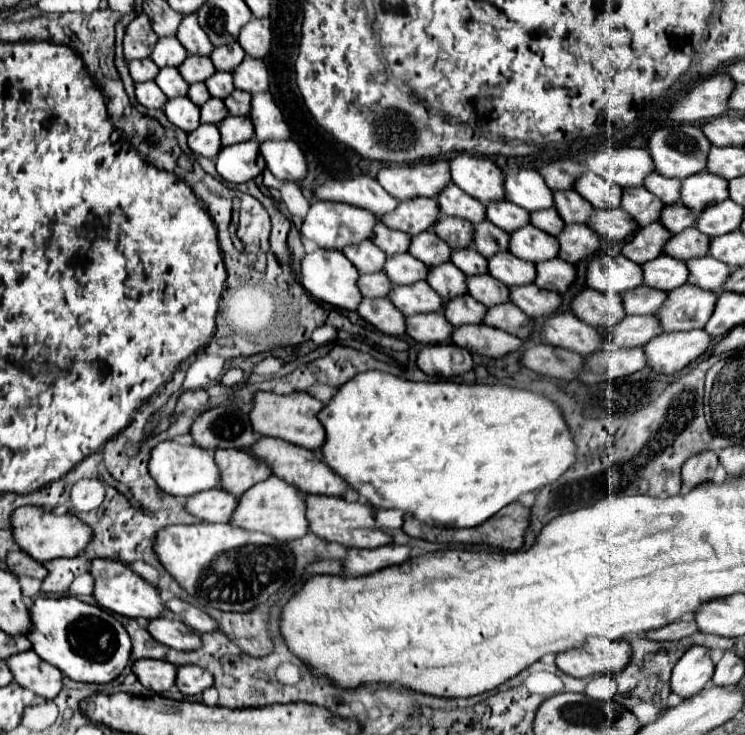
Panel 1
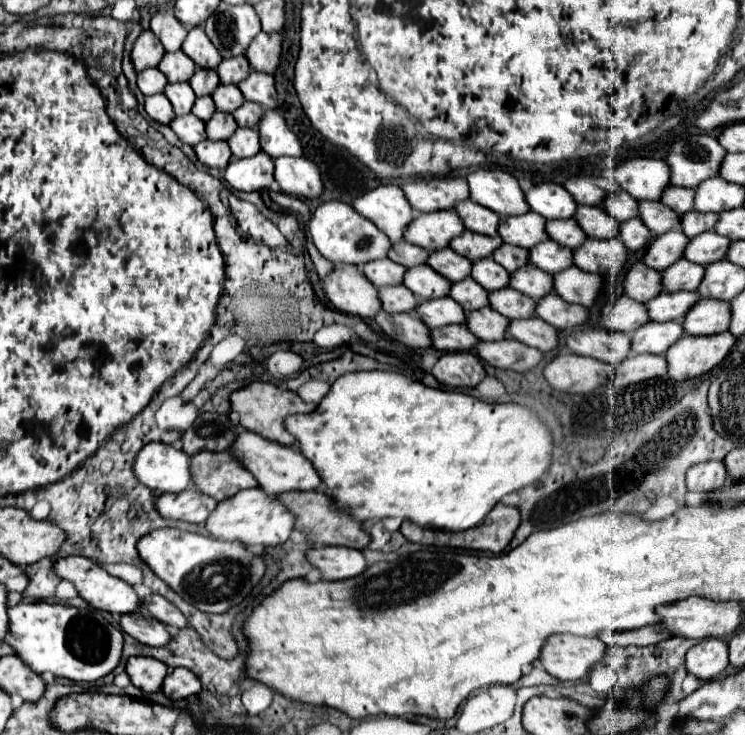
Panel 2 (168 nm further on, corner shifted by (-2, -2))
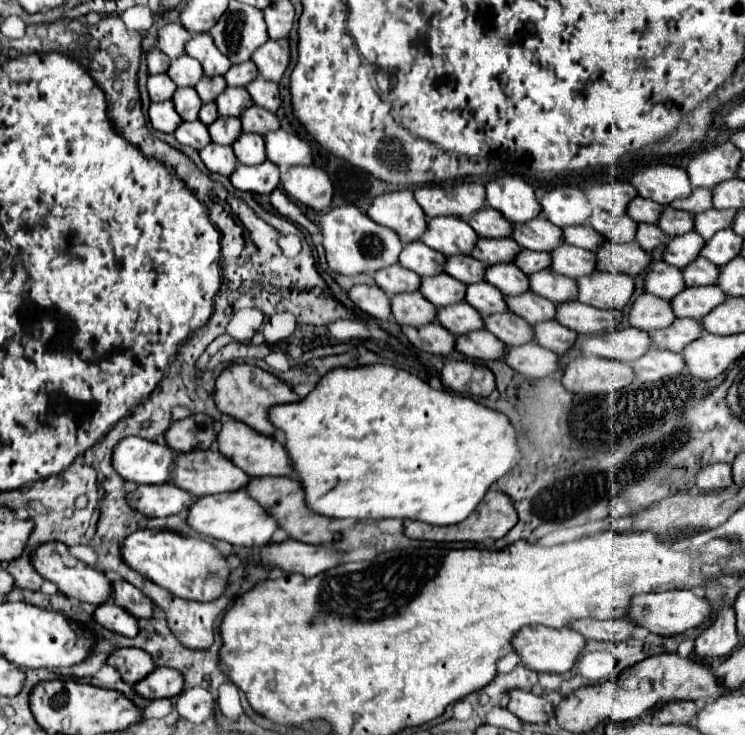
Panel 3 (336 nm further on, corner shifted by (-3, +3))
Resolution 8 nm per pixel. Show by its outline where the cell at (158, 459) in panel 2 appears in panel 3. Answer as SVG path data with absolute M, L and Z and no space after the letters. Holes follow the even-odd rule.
M128 436L112 454L114 470L134 484L166 484L174 472L176 452L164 444Z

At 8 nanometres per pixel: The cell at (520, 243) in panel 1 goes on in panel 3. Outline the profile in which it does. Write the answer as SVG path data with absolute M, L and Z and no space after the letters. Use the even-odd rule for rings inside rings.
M564 242L564 246L558 246L558 250L552 250L550 256L552 256L550 268L568 278L586 276L596 270L596 254L594 252L570 246L566 242Z

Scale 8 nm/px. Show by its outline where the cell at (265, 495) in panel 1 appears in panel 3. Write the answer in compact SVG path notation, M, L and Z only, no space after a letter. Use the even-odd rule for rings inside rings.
M244 488L234 490L234 492L224 492L224 494L214 494L214 496L202 496L192 508L188 510L188 524L210 538L216 540L226 540L233 547L233 553L241 560L245 560L248 552L254 547L266 546L278 528L276 518L266 514L266 510L246 494Z

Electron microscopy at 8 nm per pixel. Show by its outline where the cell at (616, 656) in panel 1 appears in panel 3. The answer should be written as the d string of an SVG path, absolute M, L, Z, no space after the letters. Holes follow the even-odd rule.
M526 626L514 638L516 654L520 654L524 666L534 672L550 672L550 674L570 672L574 668L580 652L584 650L584 644L586 644L586 640L580 632L570 630L570 628L556 630L556 628L548 628L548 626Z

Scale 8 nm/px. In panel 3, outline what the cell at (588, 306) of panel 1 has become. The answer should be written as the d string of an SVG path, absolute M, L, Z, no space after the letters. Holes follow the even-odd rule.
M640 294L634 304L632 310L628 314L628 322L634 328L640 330L658 330L658 328L666 328L674 322L674 312L670 310L668 300L656 298L652 294Z

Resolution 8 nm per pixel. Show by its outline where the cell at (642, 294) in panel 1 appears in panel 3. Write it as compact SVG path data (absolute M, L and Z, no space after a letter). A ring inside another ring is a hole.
M698 286L686 288L670 300L670 308L674 310L676 318L696 318L700 320L706 316L714 306L718 306L726 296L718 286Z

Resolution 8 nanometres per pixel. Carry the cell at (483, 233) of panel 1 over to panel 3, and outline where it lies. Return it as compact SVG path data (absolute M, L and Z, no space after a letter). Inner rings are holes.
M520 250L516 258L512 260L524 274L534 274L538 270L544 270L550 266L550 254L548 252L534 252L534 250Z

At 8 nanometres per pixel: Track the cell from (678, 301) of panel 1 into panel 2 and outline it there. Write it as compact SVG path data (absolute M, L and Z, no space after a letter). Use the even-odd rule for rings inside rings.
M701 299L689 315L685 315L683 327L689 335L717 335L729 329L729 321L729 303L721 303L719 299Z

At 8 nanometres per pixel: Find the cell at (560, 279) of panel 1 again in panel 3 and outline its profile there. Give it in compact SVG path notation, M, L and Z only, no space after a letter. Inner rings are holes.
M594 270L588 276L576 278L578 300L594 308L614 308L622 311L634 292L634 280L618 272Z

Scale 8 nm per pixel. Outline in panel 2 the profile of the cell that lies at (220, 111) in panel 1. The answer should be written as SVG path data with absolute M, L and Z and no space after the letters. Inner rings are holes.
M215 111L211 121L207 123L207 137L211 141L227 141L237 129L237 123L233 115L225 115L221 111Z

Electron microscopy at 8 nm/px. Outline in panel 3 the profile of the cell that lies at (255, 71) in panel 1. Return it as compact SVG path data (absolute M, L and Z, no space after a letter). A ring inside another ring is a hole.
M256 78L254 82L250 82L246 86L246 90L250 92L254 104L270 110L270 112L276 112L280 108L280 94L278 94L278 84L274 82L268 82L264 78Z

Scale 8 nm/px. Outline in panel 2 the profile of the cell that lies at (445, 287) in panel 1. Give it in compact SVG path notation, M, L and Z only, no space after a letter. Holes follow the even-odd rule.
M463 279L461 283L453 283L451 297L465 309L467 315L471 311L477 311L489 305L489 293L473 279Z

